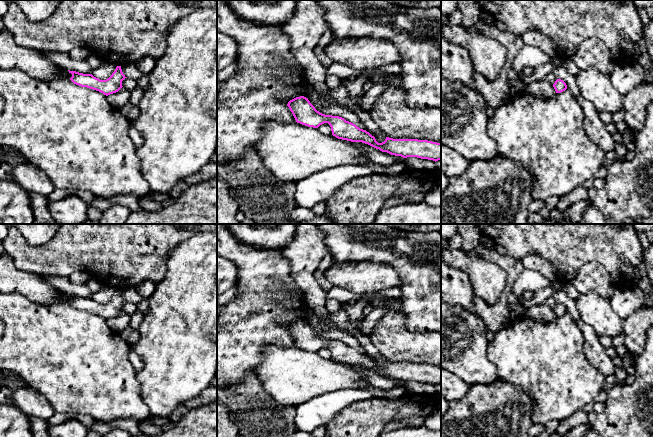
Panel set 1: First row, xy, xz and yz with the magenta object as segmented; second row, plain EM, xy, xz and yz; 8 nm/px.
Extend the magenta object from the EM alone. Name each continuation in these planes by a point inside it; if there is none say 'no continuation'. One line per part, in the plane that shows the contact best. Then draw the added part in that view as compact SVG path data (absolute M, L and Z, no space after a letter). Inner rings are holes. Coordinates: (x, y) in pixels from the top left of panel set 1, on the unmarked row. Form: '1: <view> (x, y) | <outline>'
no continuation

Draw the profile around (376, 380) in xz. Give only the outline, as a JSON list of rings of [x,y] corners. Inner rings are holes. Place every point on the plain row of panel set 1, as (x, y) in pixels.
[[[343,364],[343,365],[353,370],[365,373],[368,378],[368,383],[371,387],[375,387],[375,388],[383,389],[383,390],[392,389],[395,387],[404,387],[403,381],[397,381],[395,379],[387,378],[368,368],[365,368],[362,366],[351,366],[347,364]]]

